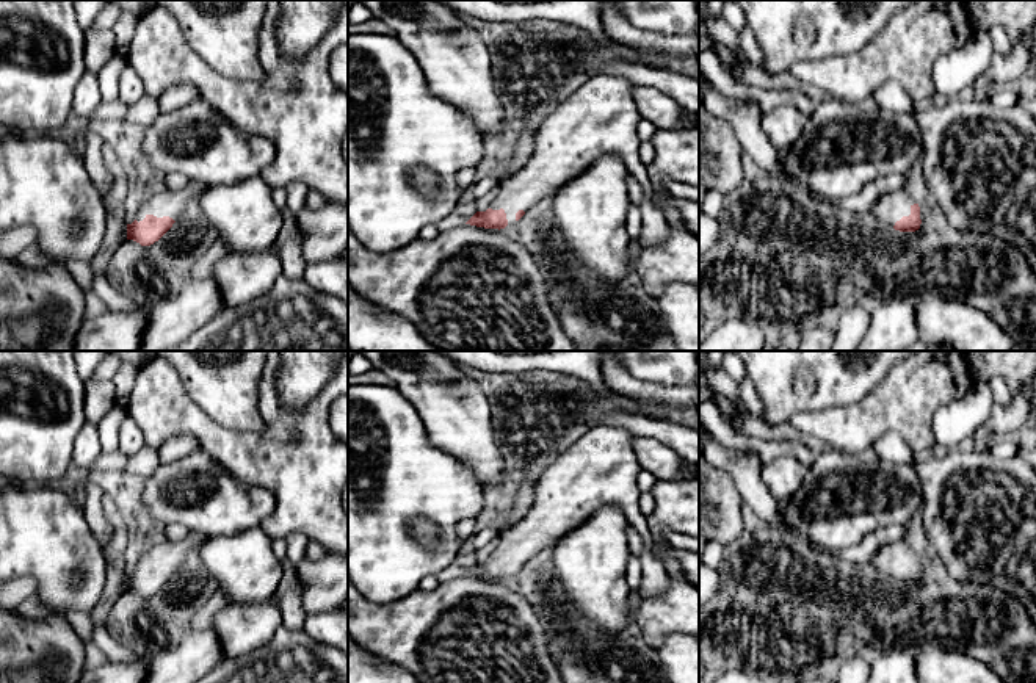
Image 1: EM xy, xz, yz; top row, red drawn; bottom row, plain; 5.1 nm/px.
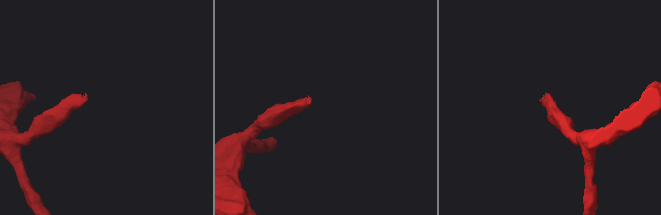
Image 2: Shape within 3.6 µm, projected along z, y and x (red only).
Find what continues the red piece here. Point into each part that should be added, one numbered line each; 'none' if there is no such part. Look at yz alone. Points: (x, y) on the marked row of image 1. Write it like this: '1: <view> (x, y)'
1: yz (891, 207)

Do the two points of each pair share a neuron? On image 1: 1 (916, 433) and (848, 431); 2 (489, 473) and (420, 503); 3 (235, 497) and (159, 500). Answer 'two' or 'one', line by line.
1: one
2: two
3: one

